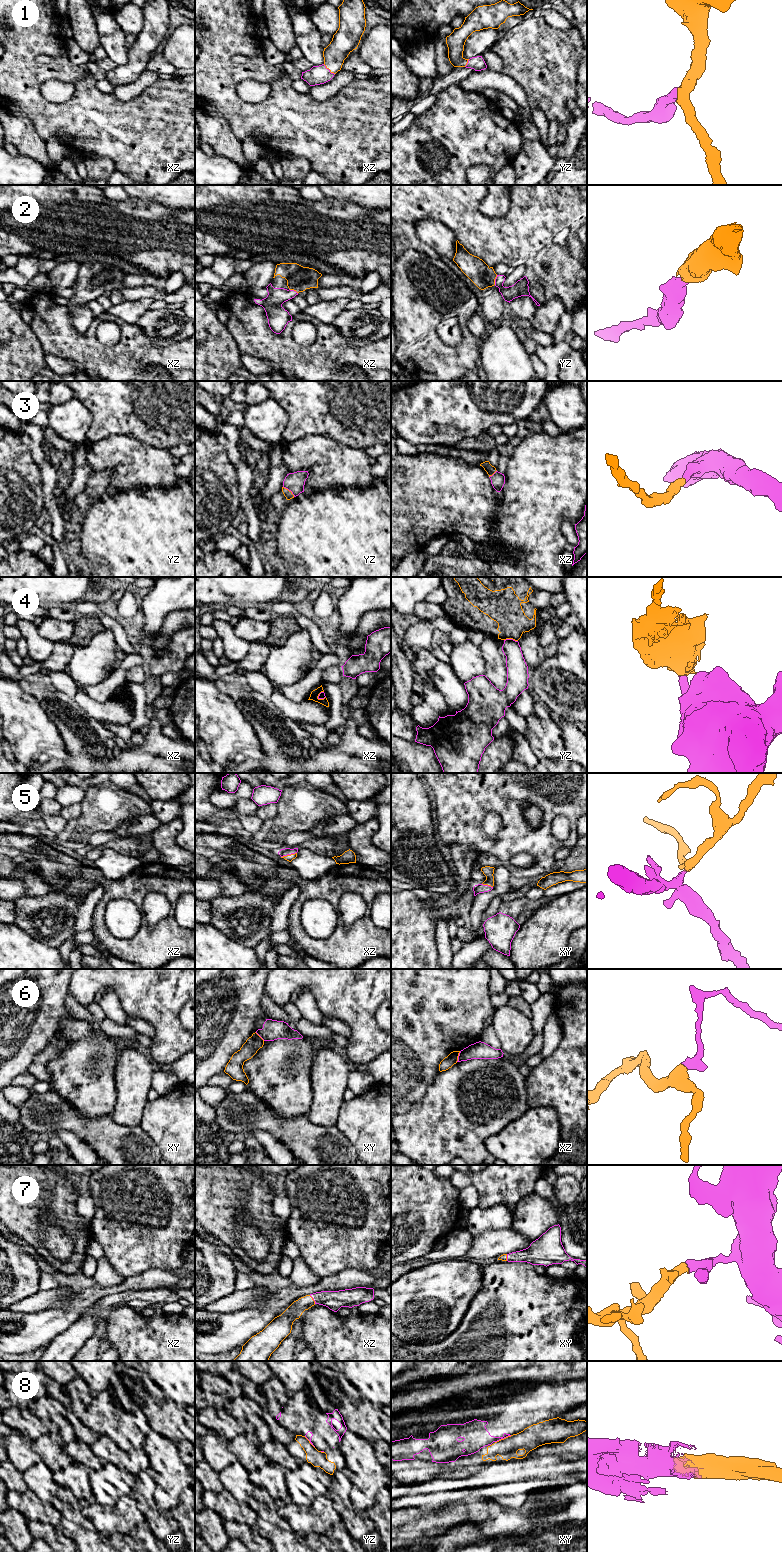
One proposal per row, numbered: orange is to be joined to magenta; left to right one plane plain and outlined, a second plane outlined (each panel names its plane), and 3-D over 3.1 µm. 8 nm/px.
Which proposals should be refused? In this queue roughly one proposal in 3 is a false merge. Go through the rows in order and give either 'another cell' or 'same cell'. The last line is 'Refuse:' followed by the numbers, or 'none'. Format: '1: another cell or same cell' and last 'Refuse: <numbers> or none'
1: same cell
2: same cell
3: same cell
4: another cell
5: same cell
6: another cell
7: same cell
8: another cell
Refuse: 4, 6, 8

